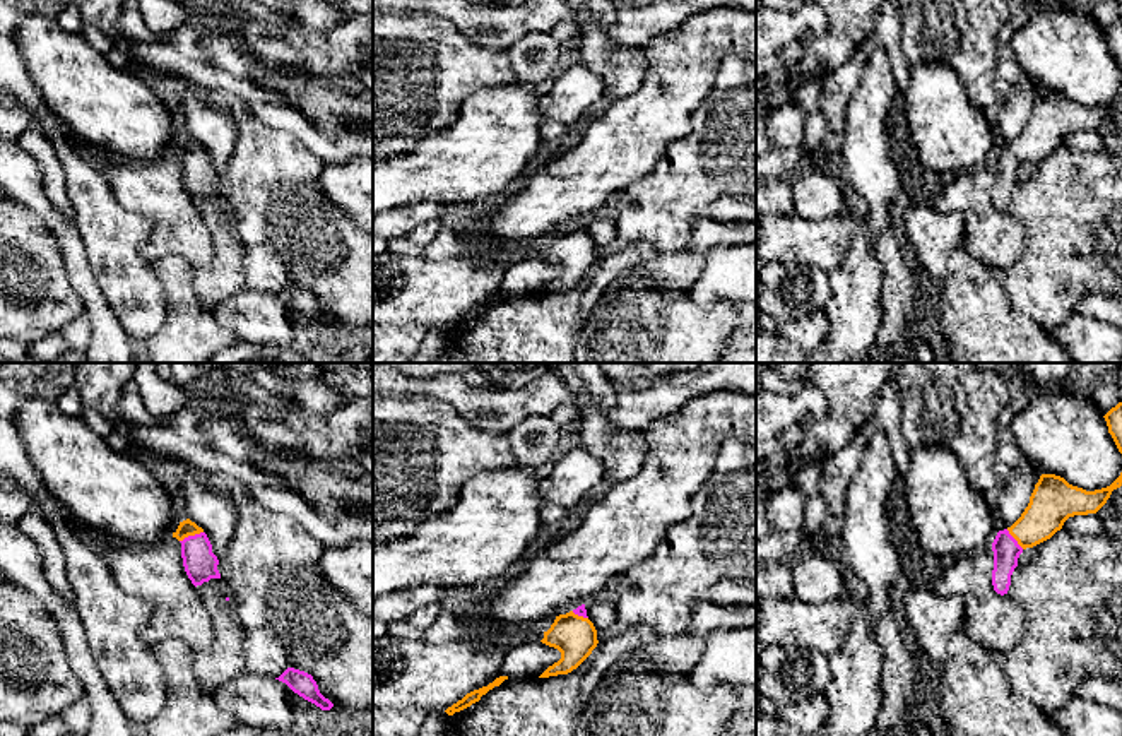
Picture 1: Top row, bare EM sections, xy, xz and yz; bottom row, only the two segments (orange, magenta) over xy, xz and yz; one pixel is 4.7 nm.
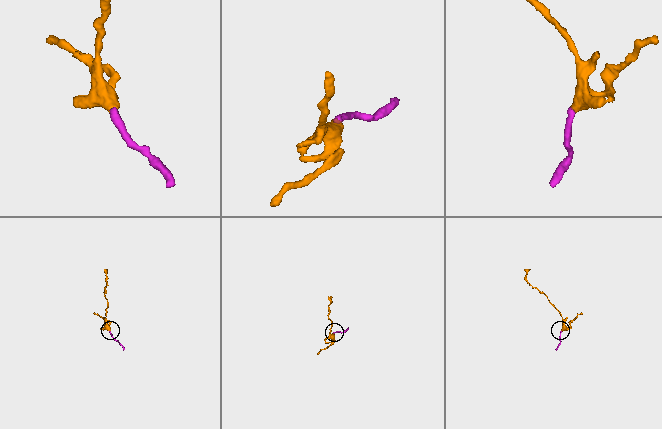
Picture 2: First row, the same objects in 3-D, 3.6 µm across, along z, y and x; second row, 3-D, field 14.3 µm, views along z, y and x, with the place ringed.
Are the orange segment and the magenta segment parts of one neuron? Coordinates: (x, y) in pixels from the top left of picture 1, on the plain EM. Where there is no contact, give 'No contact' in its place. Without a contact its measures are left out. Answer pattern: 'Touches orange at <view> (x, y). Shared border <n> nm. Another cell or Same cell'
Touches orange at xy (190, 151). Shared border 120 nm. Same cell

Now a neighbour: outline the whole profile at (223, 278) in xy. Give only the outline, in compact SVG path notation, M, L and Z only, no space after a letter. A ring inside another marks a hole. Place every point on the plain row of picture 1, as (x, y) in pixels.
M210 195L197 202L195 207L212 236L212 262L205 269L195 269L193 289L200 303L212 310L241 291L246 246L239 238L236 214L226 195Z

